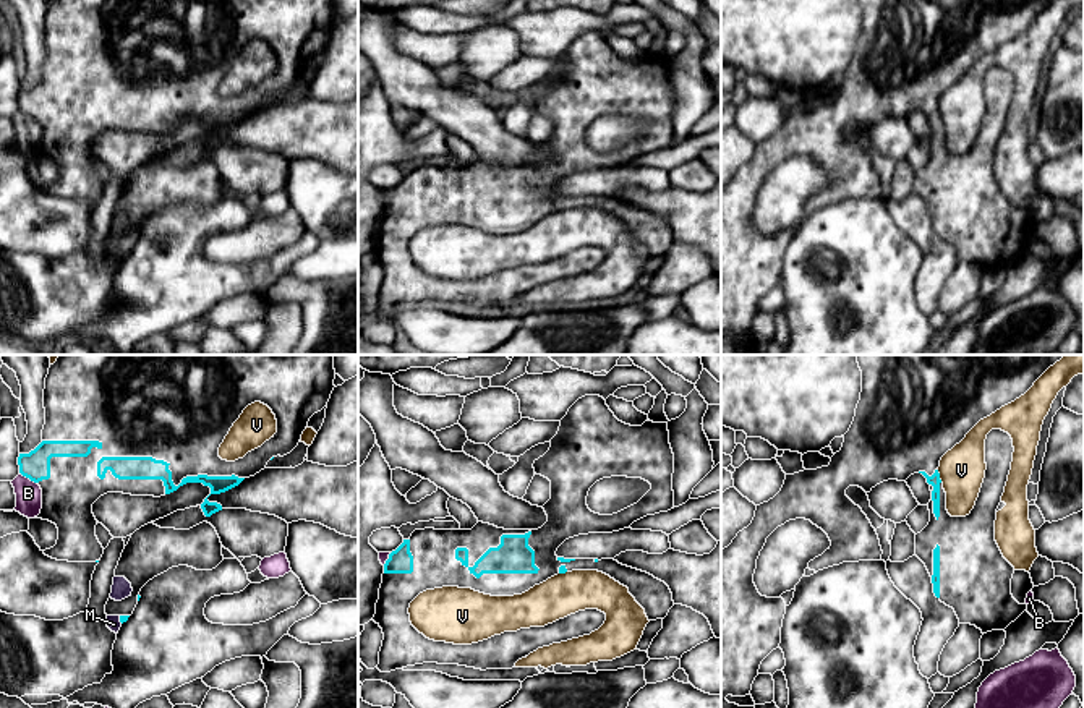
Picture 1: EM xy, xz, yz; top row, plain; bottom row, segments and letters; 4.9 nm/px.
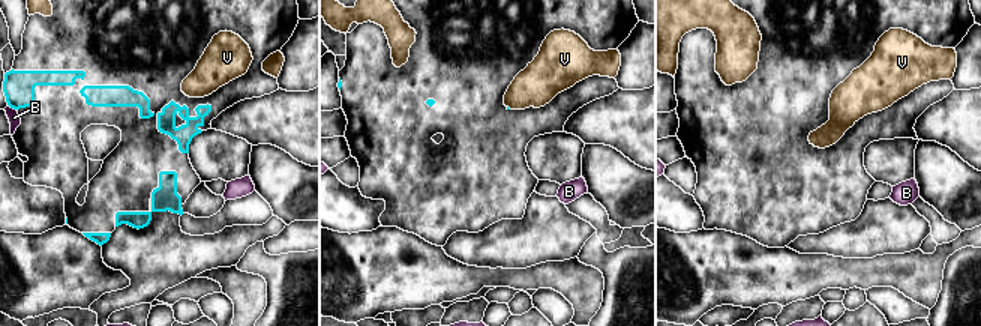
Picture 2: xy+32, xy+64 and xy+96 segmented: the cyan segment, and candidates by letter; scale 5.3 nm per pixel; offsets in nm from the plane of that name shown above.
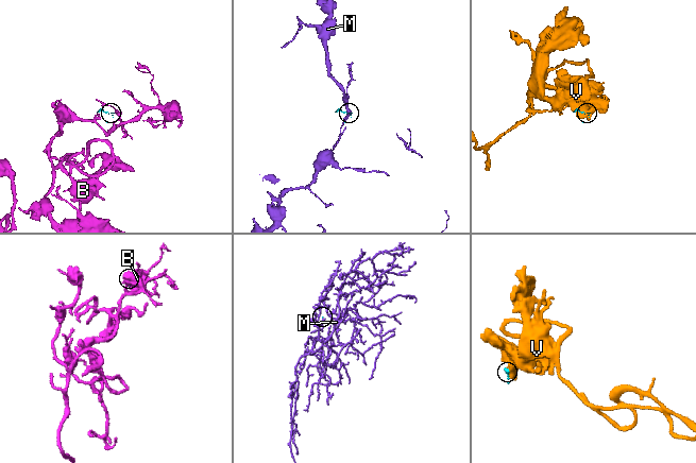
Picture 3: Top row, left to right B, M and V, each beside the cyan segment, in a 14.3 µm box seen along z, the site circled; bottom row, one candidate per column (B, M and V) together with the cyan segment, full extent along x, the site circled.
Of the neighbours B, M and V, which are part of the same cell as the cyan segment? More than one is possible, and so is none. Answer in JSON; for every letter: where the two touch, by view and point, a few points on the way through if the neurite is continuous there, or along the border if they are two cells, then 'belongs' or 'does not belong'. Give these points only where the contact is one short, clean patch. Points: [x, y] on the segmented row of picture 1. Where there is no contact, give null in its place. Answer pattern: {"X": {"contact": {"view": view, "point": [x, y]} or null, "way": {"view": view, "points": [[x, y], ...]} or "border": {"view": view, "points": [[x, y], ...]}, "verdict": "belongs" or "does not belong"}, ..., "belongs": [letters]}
{"B": {"contact": {"view": "xy", "point": [28, 477]}, "border": {"view": "xy", "points": [[20, 472], [36, 483]]}, "verdict": "does not belong"}, "M": {"contact": {"view": "xy", "point": [120, 619]}, "border": {"view": "xy", "points": [[119, 616], [122, 622]]}, "verdict": "does not belong"}, "V": {"contact": {"view": "yz", "point": [938, 477]}, "border": {"view": "yz", "points": [[937, 470], [942, 481]]}, "verdict": "does not belong"}, "belongs": []}

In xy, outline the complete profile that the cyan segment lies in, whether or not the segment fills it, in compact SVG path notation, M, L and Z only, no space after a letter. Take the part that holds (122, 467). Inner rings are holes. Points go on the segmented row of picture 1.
M60 355L57 361L50 365L45 377L45 424L42 429L42 442L29 454L19 454L18 457L19 473L37 483L42 489L42 509L36 518L49 520L58 528L57 544L45 549L44 554L57 561L99 562L104 554L104 548L96 536L97 520L92 514L92 504L107 493L160 497L177 491L186 483L203 483L211 488L211 494L220 494L238 486L245 478L254 476L266 468L269 460L277 455L284 457L298 446L309 418L327 407L335 387L334 379L334 355ZM254 402L261 402L272 410L277 420L277 433L261 447L248 452L243 458L235 462L222 460L219 457L220 444L243 410Z

